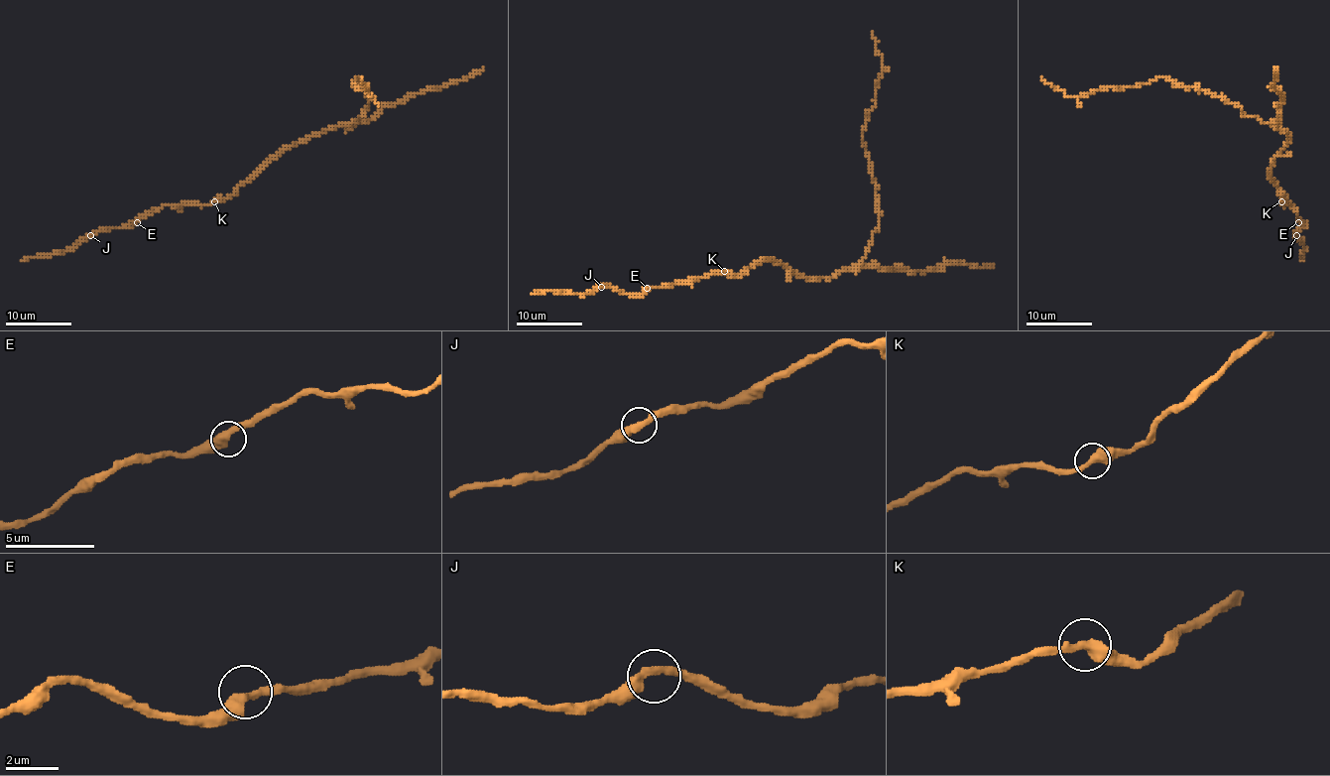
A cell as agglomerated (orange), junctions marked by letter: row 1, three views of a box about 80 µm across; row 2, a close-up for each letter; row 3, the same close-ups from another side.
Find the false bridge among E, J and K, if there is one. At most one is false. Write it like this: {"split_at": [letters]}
{"split_at": ["K"]}

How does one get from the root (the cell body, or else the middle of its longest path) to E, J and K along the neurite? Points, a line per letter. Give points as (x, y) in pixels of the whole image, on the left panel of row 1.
E: (299, 143), (288, 145), (271, 157), (228, 197), (217, 197), (208, 204), (162, 205), (147, 212), (137, 222)
J: (299, 143), (288, 145), (271, 157), (228, 197), (217, 197), (208, 204), (162, 205), (122, 227), (90, 235)
K: (299, 143), (284, 147), (228, 197), (217, 197), (213, 200)

